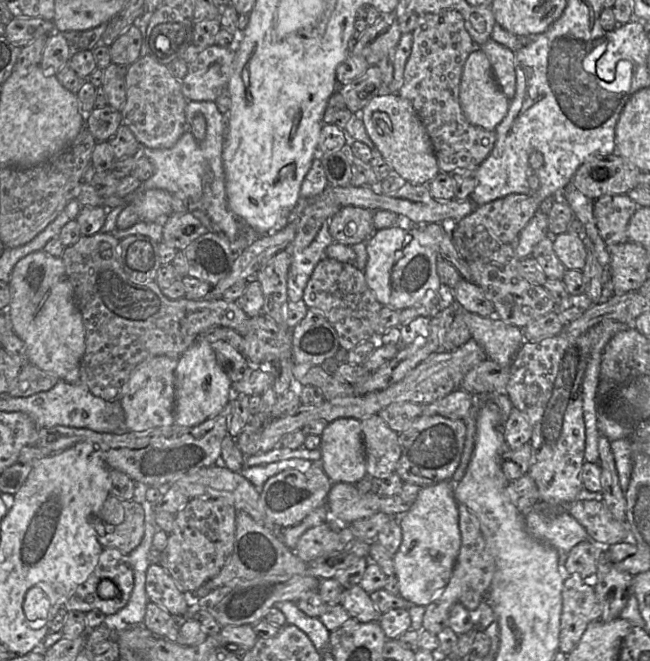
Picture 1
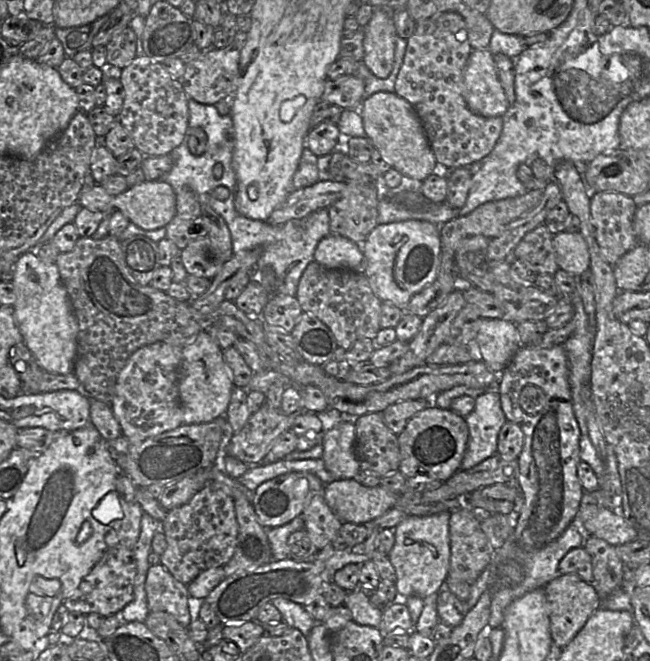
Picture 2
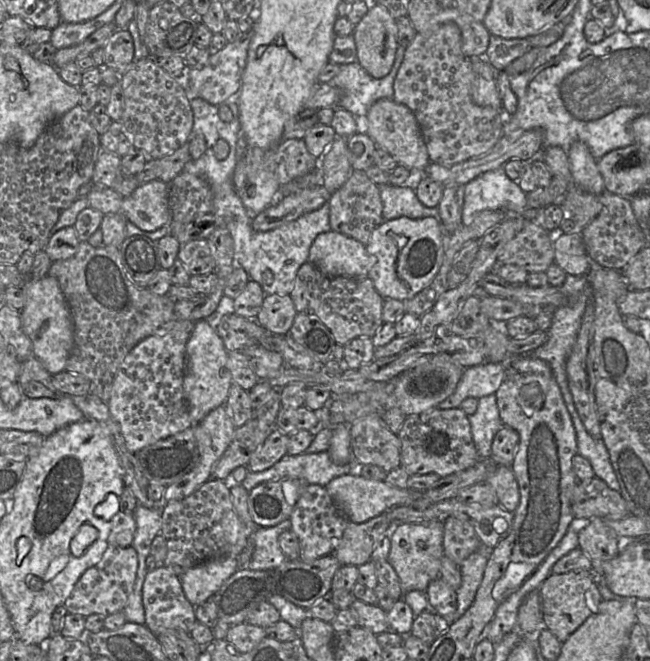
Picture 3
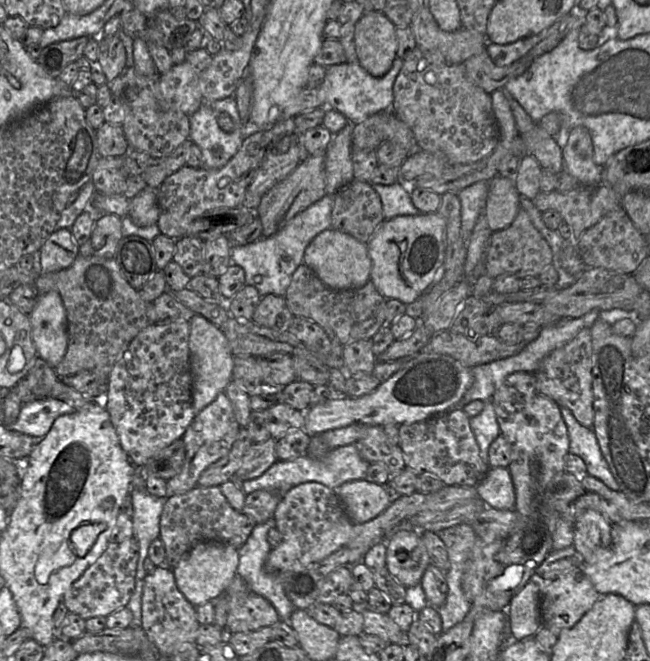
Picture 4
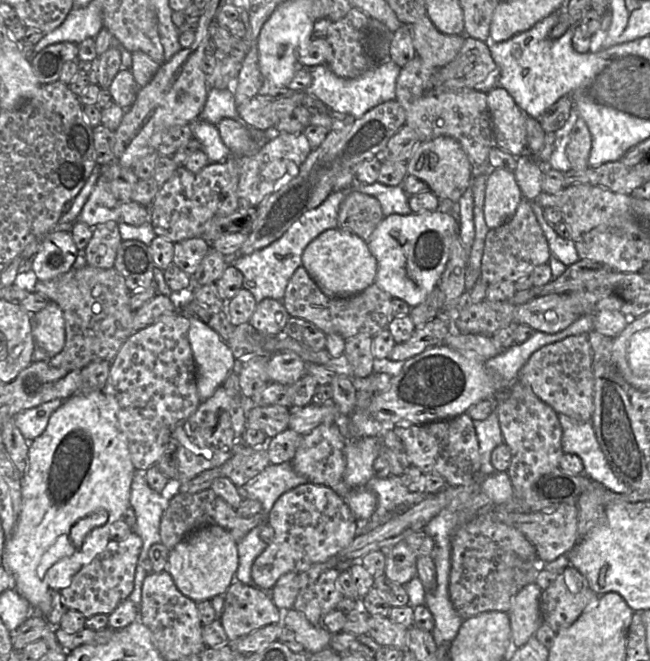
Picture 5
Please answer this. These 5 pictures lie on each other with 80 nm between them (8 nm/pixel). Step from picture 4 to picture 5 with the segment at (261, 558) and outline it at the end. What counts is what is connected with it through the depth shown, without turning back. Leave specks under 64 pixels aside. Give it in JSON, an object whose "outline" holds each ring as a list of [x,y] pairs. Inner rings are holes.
{"outline":[[[262,524],[255,526],[240,541],[237,542],[238,568],[235,581],[254,586],[251,577],[251,568],[255,559],[265,550],[267,543],[260,538]]]}

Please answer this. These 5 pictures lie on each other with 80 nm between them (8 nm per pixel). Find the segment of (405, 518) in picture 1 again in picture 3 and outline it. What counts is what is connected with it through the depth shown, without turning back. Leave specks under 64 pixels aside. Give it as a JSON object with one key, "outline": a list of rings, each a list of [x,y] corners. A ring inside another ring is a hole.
{"outline":[[[441,520],[428,523],[400,524],[391,536],[388,562],[394,568],[404,593],[412,590],[426,592],[429,583],[441,577],[444,523]]]}

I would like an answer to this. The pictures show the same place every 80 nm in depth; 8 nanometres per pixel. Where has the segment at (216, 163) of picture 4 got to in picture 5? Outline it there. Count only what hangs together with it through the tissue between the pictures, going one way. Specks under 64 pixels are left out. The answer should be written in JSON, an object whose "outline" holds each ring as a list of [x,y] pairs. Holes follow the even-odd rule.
{"outline":[[[197,119],[192,123],[193,138],[202,145],[202,151],[210,163],[225,162],[230,156],[229,148],[223,143],[218,128],[207,121]]]}

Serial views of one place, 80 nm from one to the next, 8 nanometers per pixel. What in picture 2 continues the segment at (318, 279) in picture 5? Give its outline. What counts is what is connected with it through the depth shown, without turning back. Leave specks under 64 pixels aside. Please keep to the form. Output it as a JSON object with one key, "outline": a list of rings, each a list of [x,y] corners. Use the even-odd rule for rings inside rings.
{"outline":[[[333,233],[319,241],[314,252],[314,261],[329,269],[365,272],[365,256],[361,246]]]}

